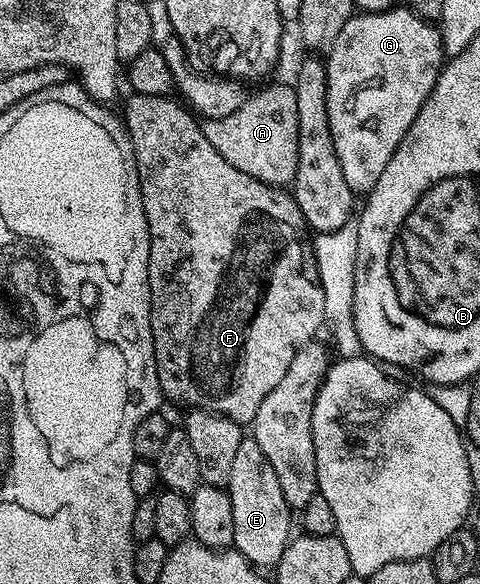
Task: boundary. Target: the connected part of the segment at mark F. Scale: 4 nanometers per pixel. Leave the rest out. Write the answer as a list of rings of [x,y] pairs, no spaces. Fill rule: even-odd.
[[[132,93],[129,98],[124,105],[122,120],[125,129],[128,130],[128,138],[132,140],[132,150],[136,156],[142,207],[150,235],[148,286],[150,287],[152,334],[154,335],[154,351],[161,394],[167,400],[169,397],[170,400],[177,401],[180,405],[188,405],[189,410],[204,409],[207,413],[229,417],[231,421],[251,423],[258,415],[258,407],[262,407],[262,399],[266,399],[266,395],[270,395],[270,391],[274,391],[274,387],[282,383],[298,351],[317,340],[316,332],[325,324],[324,288],[320,286],[320,279],[314,264],[310,230],[304,224],[304,216],[298,207],[296,198],[287,188],[267,185],[246,175],[246,171],[238,171],[238,167],[230,167],[230,163],[226,163],[226,159],[222,159],[218,151],[214,151],[210,139],[206,139],[203,124],[179,100],[176,102],[172,101],[171,96],[159,97],[141,93]]]

